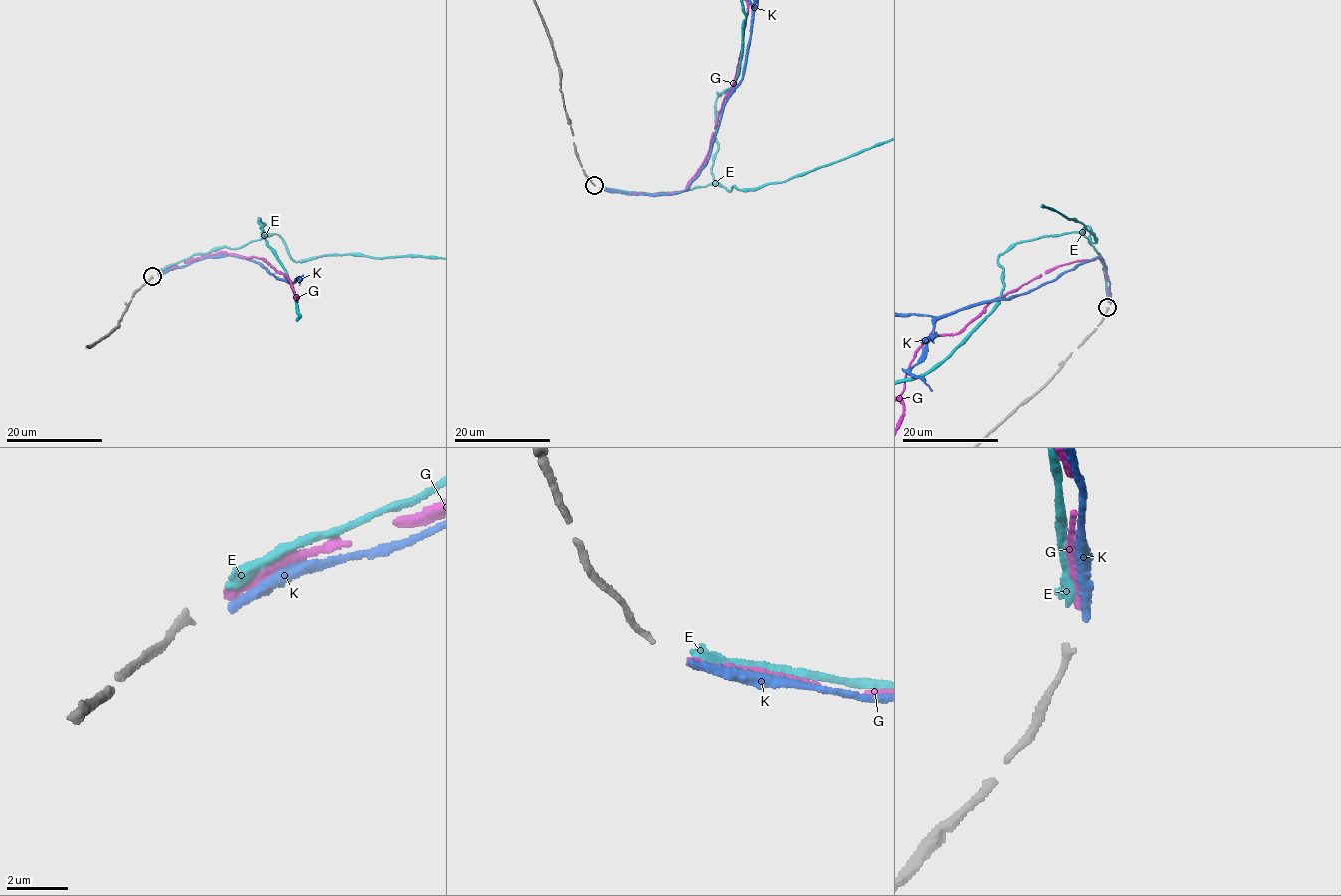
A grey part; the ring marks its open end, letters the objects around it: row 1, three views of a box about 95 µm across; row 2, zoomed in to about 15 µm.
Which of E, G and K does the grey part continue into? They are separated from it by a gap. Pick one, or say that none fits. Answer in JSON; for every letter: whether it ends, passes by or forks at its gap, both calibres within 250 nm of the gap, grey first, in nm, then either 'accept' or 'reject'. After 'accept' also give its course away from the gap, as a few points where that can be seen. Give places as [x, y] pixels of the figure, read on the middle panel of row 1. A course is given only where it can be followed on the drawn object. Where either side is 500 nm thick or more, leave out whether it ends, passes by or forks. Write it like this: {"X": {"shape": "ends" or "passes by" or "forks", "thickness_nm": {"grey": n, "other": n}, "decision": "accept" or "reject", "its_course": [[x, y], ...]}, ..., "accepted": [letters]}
{"E": {"shape": "ends", "thickness_nm": {"grey": 200, "other": 400}, "decision": "reject"}, "G": {"shape": "ends", "thickness_nm": {"grey": 200, "other": 280}, "decision": "accept"}, "K": {"shape": "ends", "thickness_nm": {"grey": 200, "other": 280}, "decision": "reject"}, "accepted": ["G"]}

